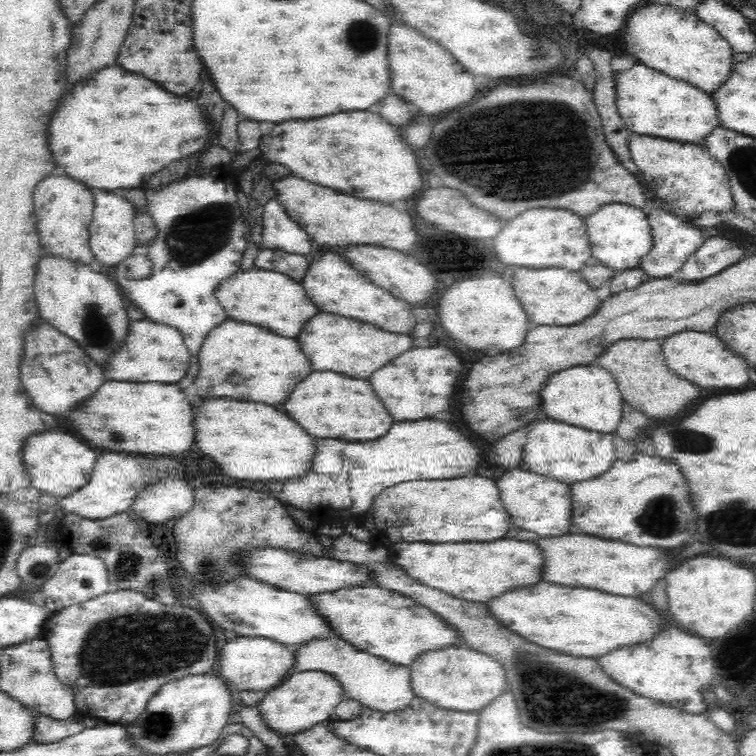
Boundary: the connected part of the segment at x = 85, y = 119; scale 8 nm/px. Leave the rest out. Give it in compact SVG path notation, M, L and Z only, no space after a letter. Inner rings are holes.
M114 64L100 68L90 78L74 84L72 90L64 92L46 124L46 136L48 148L54 160L60 164L62 172L76 180L82 180L90 188L116 190L138 188L146 176L154 174L170 160L176 160L200 148L200 142L204 140L204 136L208 136L208 130L194 102L176 98L160 90L154 82L142 76L134 76L128 70L120 68L120 65Z

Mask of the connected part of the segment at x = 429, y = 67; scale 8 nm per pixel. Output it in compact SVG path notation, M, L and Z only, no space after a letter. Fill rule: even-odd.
M392 22L388 34L388 68L390 68L390 88L398 96L416 104L424 114L438 114L468 102L474 94L472 76L452 55L438 43L420 34L415 28Z

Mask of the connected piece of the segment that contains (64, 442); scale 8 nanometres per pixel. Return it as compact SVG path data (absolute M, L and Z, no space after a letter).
M56 430L46 432L32 432L20 448L20 463L24 472L30 479L30 485L38 489L42 494L54 496L68 496L82 484L86 484L88 474L92 470L92 464L96 460L99 451L94 450L88 444L82 443L76 437Z

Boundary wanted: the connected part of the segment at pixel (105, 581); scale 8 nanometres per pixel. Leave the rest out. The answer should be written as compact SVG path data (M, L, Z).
M70 552L70 556L60 560L54 576L41 584L38 590L42 591L45 598L45 608L53 613L67 606L82 604L87 600L106 594L109 589L108 569L103 558L95 554L84 552Z

